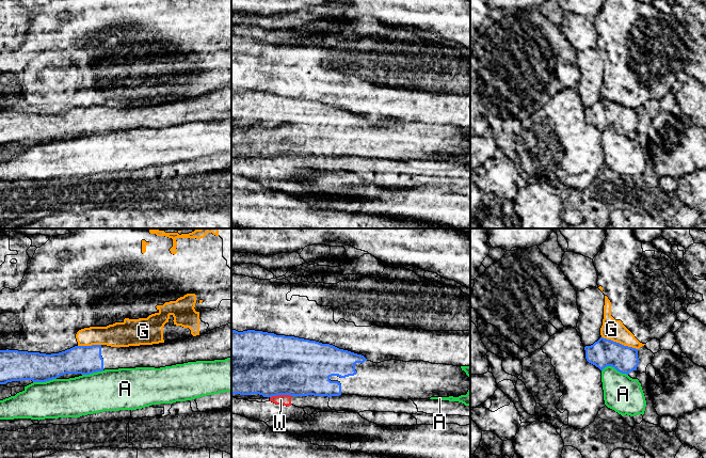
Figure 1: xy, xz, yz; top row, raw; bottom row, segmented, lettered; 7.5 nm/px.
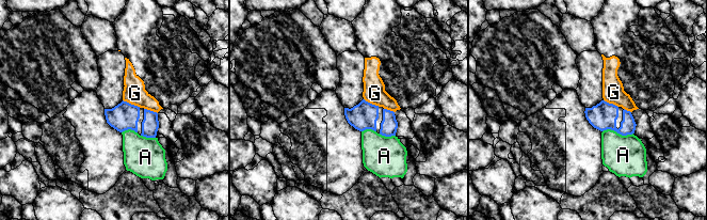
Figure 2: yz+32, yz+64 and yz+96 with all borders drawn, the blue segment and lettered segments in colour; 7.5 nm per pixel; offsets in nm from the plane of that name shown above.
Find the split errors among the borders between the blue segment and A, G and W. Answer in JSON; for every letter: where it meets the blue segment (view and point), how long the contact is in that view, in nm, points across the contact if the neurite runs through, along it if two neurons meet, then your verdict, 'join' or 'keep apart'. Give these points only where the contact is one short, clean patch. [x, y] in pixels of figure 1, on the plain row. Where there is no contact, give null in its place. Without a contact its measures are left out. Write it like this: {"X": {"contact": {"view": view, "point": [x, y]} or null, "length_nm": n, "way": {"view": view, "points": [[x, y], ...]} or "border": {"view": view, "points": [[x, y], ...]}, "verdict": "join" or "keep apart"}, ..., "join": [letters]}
{"A": {"contact": {"view": "yz", "point": [614, 128]}, "length_nm": 200, "verdict": "keep apart"}, "G": {"contact": {"view": "yz", "point": [619, 104]}, "length_nm": 280, "verdict": "keep apart"}, "W": {"contact": {"view": "xz", "point": [281, 155]}, "length_nm": 170, "border": {"view": "xz", "points": [[291, 156], [272, 156], [270, 158]]}, "verdict": "keep apart"}, "join": []}

